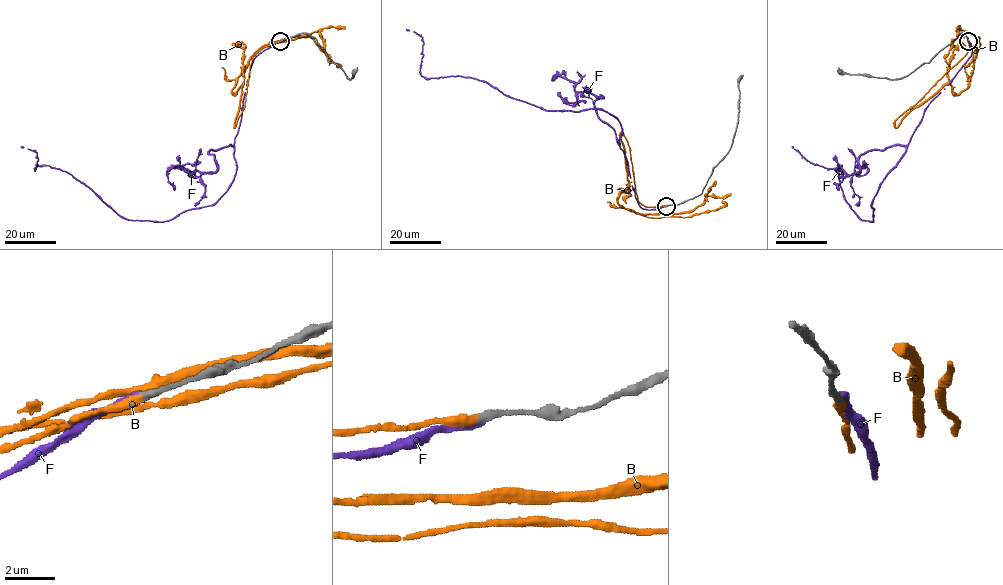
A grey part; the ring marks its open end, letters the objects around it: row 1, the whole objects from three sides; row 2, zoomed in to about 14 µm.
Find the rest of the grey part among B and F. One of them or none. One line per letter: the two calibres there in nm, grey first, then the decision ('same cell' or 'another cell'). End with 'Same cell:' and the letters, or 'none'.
B: calibres 340 and 360 nm; same cell
F: calibres 340 and 280 nm; another cell
Same cell: B

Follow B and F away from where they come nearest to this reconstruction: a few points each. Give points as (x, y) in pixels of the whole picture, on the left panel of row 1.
B: (280, 41), (252, 57), (235, 127), (243, 84), (232, 89), (263, 46), (318, 30), (329, 65)
F: (280, 41), (253, 60), (236, 174), (210, 205), (125, 219), (66, 172), (34, 168), (36, 153), (20, 146)

